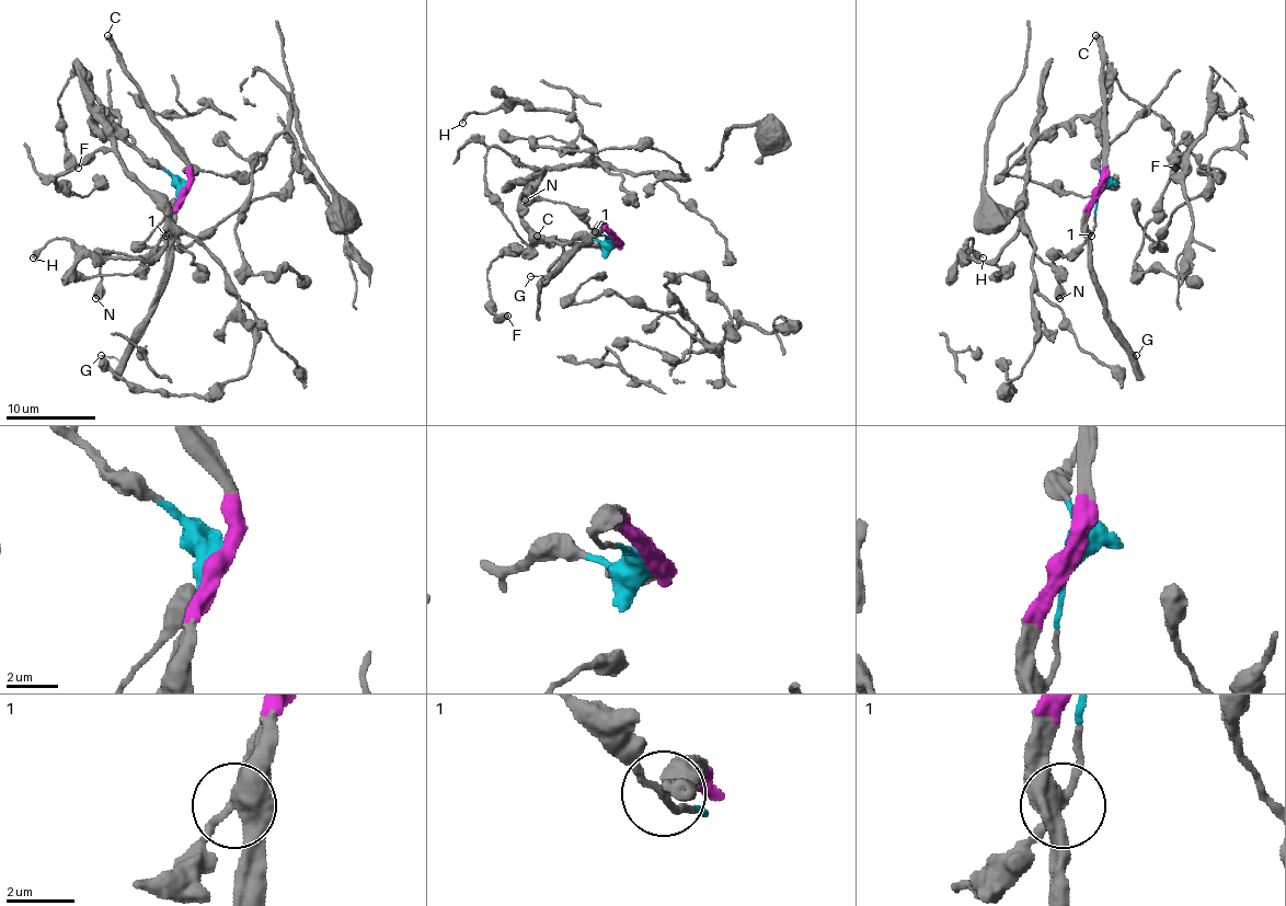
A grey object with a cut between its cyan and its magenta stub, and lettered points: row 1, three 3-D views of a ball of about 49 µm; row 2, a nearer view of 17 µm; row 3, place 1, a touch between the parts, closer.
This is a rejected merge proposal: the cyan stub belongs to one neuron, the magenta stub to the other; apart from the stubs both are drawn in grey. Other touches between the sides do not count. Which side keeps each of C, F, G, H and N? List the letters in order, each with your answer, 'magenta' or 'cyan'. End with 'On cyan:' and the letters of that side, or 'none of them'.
C: magenta
F: cyan
G: magenta
H: cyan
N: cyan
On cyan: F, H, N

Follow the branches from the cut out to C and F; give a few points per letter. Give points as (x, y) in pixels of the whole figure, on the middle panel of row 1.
C: (611, 239), (618, 243), (543, 243), (537, 236)
F: (611, 241), (571, 239), (503, 252), (488, 270), (490, 301), (496, 317), (507, 314)

